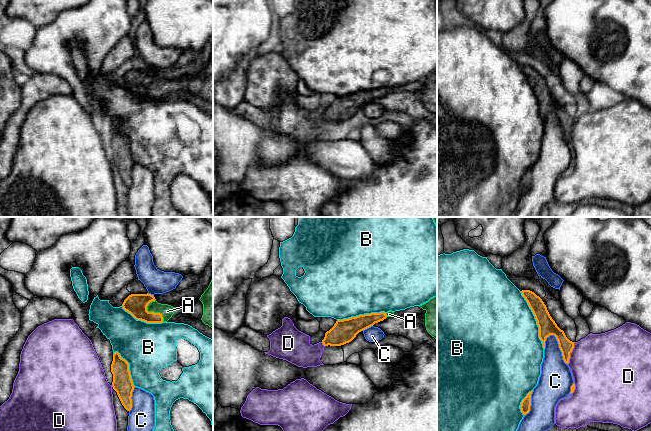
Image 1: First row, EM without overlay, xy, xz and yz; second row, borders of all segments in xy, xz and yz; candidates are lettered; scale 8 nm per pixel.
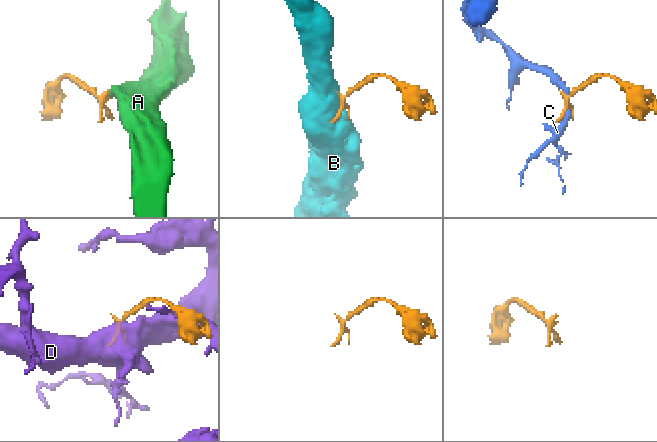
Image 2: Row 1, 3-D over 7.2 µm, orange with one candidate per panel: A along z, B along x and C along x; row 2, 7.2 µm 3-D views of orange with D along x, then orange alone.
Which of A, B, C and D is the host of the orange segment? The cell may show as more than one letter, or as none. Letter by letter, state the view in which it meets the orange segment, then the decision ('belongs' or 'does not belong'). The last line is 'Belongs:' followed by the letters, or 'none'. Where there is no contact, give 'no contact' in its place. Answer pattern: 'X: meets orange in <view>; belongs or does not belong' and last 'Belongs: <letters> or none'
A: meets orange in xy; belongs
B: meets orange in yz; does not belong
C: meets orange in yz; does not belong
D: meets orange in yz; does not belong
Belongs: A

